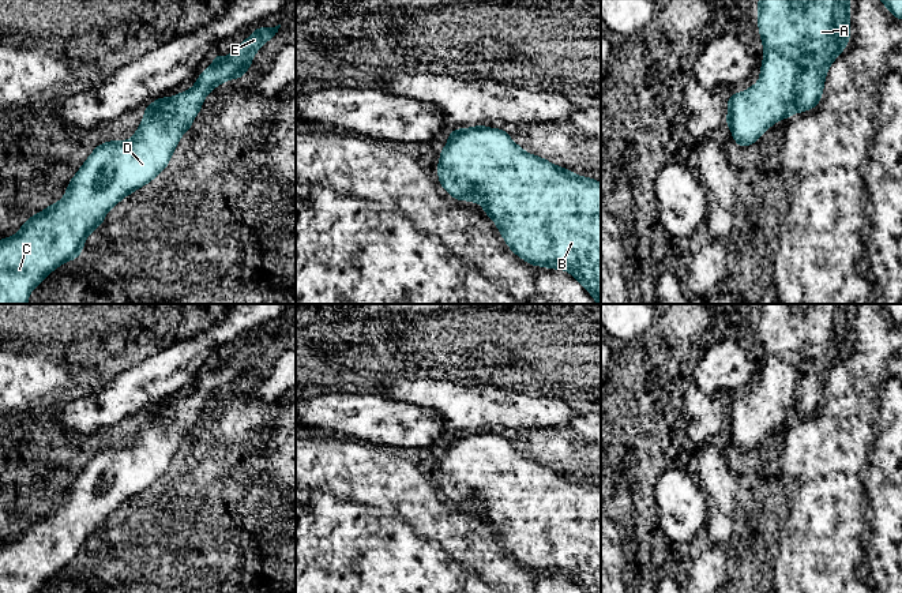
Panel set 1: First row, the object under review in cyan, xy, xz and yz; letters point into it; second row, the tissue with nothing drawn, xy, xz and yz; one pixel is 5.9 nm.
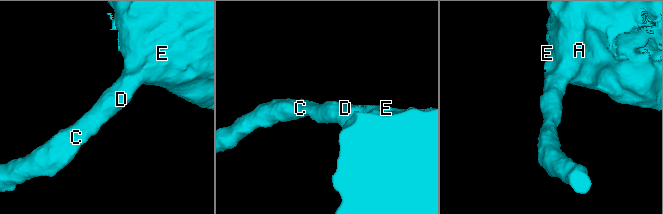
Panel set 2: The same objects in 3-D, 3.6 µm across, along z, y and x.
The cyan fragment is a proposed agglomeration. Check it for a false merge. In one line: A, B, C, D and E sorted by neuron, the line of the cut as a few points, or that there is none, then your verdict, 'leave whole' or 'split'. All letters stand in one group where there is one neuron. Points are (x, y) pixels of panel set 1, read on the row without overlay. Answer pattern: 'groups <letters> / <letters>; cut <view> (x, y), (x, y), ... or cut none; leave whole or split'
groups A B C D E; cut none; leave whole

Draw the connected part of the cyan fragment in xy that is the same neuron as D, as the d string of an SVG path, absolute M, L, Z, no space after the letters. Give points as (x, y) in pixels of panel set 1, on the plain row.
M281 330L253 335L226 363L214 359L215 365L199 380L192 394L169 405L164 401L144 413L144 423L131 446L109 446L97 451L71 484L61 506L23 528L16 540L0 544L0 593L35 593L64 567L76 564L87 541L104 528L106 518L168 472L180 443L200 417L206 401L225 386L245 382L252 363L263 349L277 341L279 333Z

